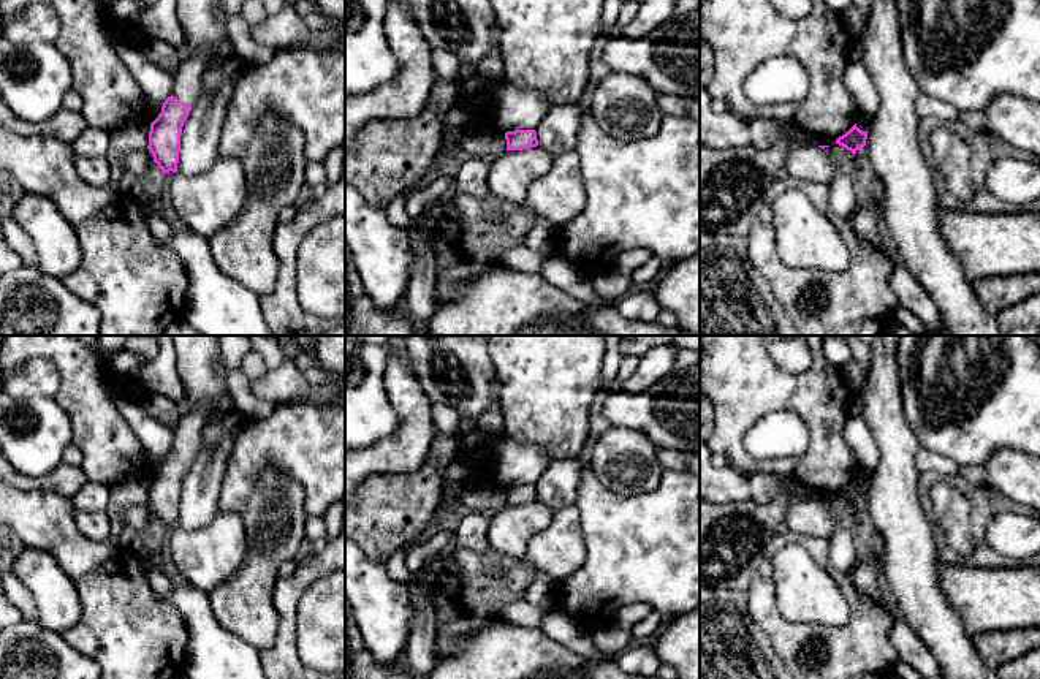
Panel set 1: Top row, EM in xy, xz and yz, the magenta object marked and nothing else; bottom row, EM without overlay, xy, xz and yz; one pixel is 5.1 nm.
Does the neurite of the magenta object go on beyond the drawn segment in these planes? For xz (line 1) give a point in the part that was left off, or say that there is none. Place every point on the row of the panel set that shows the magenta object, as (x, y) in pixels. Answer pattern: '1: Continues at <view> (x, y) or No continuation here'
1: No continuation here

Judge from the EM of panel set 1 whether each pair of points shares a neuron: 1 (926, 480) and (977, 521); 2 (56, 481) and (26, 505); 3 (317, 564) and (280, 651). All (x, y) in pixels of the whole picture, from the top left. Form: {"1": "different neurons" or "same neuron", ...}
{"1": "same neuron", "2": "different neurons", "3": "same neuron"}

